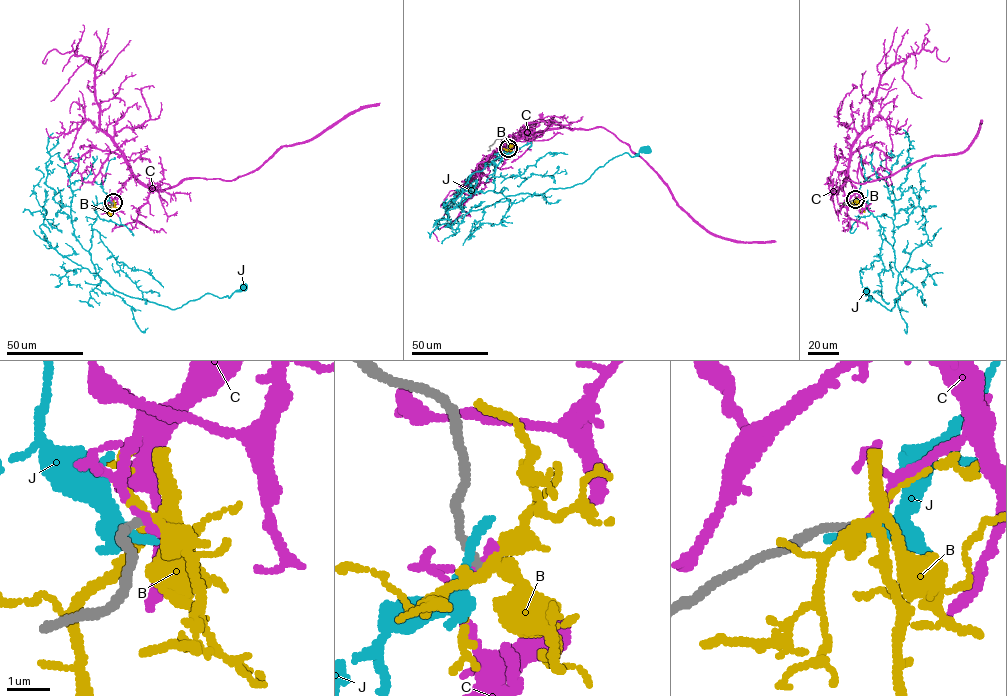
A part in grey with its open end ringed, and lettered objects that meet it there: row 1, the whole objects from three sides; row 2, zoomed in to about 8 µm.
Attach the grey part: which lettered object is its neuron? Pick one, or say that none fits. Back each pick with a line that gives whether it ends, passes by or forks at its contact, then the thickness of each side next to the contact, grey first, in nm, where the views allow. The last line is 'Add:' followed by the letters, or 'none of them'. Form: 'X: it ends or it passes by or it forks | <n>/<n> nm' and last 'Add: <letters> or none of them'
Add: none of them

